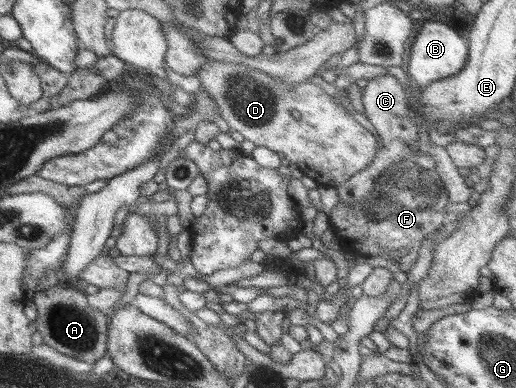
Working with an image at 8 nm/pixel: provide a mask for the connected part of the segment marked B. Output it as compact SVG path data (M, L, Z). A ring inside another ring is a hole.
M436 18L422 25L415 41L409 49L409 59L407 59L407 74L411 80L415 81L421 87L428 86L433 81L455 75L468 61L468 43L467 39L461 37L457 31L452 28L451 20L445 18Z

